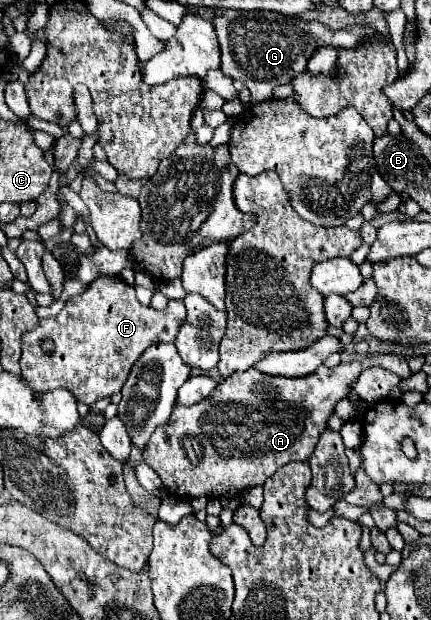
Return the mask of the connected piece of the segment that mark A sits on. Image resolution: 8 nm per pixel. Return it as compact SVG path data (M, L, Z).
M369 355L333 369L321 365L305 377L265 377L255 367L223 379L217 389L193 407L175 405L169 423L157 427L143 447L143 461L159 475L165 491L177 497L221 499L263 485L279 467L311 457L335 403L349 397L361 371L383 367L409 377L407 357Z

